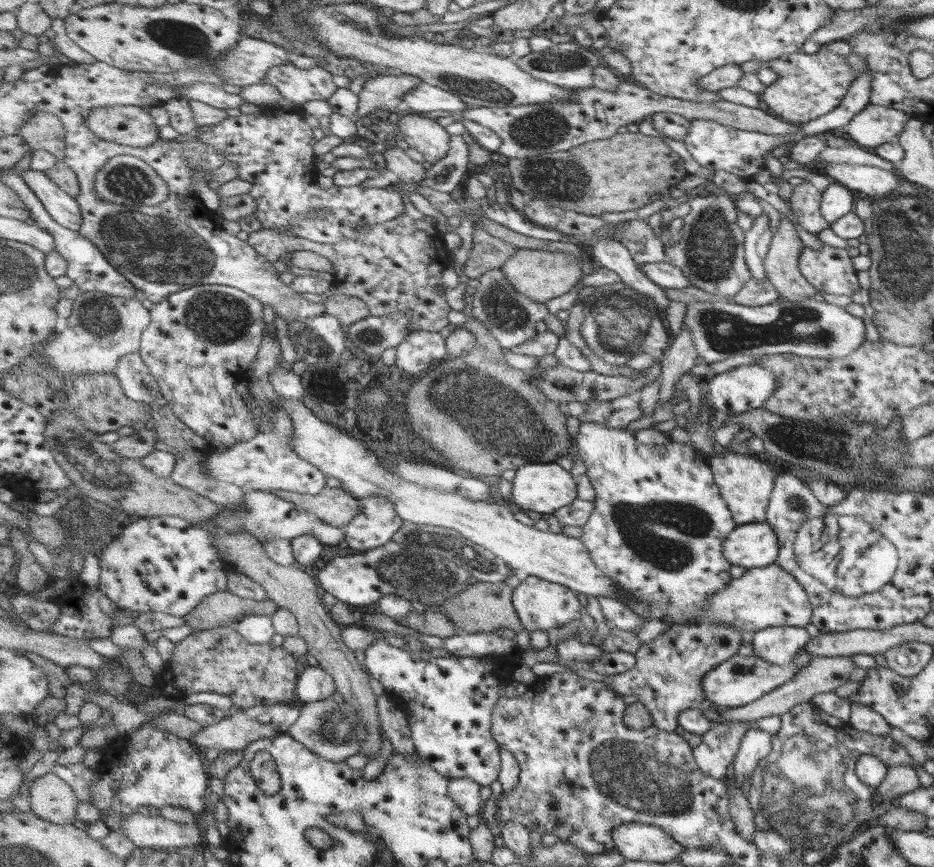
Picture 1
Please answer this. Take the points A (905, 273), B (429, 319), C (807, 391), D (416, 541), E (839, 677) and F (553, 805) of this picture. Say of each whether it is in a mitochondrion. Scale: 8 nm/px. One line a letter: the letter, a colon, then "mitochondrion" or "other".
A: mitochondrion
B: other
C: mitochondrion
D: mitochondrion
E: other
F: other

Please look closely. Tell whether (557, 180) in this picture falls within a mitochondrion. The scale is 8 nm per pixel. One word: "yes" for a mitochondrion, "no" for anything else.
yes

